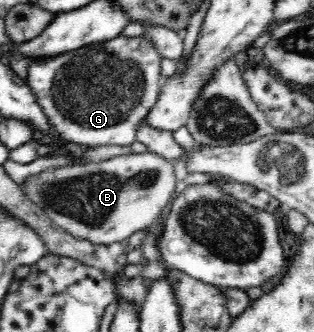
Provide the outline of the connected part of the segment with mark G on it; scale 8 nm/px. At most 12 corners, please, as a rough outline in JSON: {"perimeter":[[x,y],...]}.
{"perimeter":[[144,34],[46,59],[23,81],[51,136],[129,146],[157,100]]}

